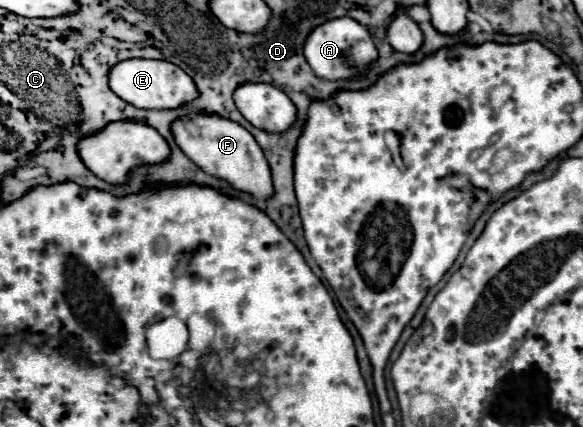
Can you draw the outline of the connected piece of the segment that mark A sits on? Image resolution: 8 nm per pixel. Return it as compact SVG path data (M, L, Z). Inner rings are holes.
M342 16L316 26L308 34L304 42L304 56L310 68L314 68L318 76L326 80L348 80L348 78L360 76L368 68L368 64L378 58L378 50L366 26L352 20L350 16Z

